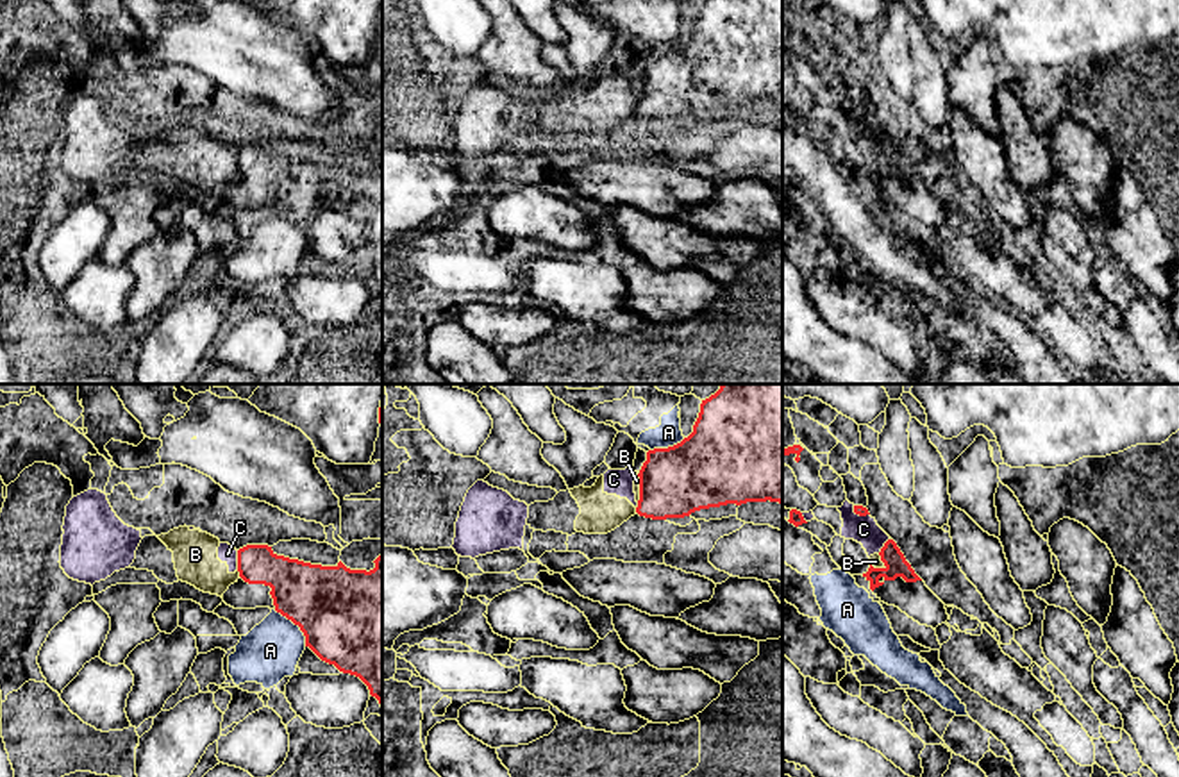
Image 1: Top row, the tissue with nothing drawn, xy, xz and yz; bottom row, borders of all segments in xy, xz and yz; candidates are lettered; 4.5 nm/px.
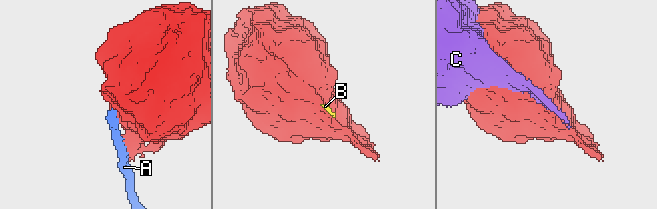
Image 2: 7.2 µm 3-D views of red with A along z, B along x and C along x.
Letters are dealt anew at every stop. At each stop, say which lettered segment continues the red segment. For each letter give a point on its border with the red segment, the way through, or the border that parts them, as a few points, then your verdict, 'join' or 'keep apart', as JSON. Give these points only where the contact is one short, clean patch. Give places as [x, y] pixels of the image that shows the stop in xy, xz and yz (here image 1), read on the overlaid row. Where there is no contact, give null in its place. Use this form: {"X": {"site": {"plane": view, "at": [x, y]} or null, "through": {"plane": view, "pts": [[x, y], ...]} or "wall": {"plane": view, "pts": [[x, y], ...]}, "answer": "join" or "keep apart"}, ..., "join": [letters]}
{"A": {"site": {"plane": "xy", "at": [295, 624]}, "answer": "keep apart"}, "B": {"site": {"plane": "yz", "at": [881, 559]}, "answer": "keep apart"}, "C": {"site": {"plane": "xy", "at": [238, 559]}, "answer": "keep apart"}, "join": []}

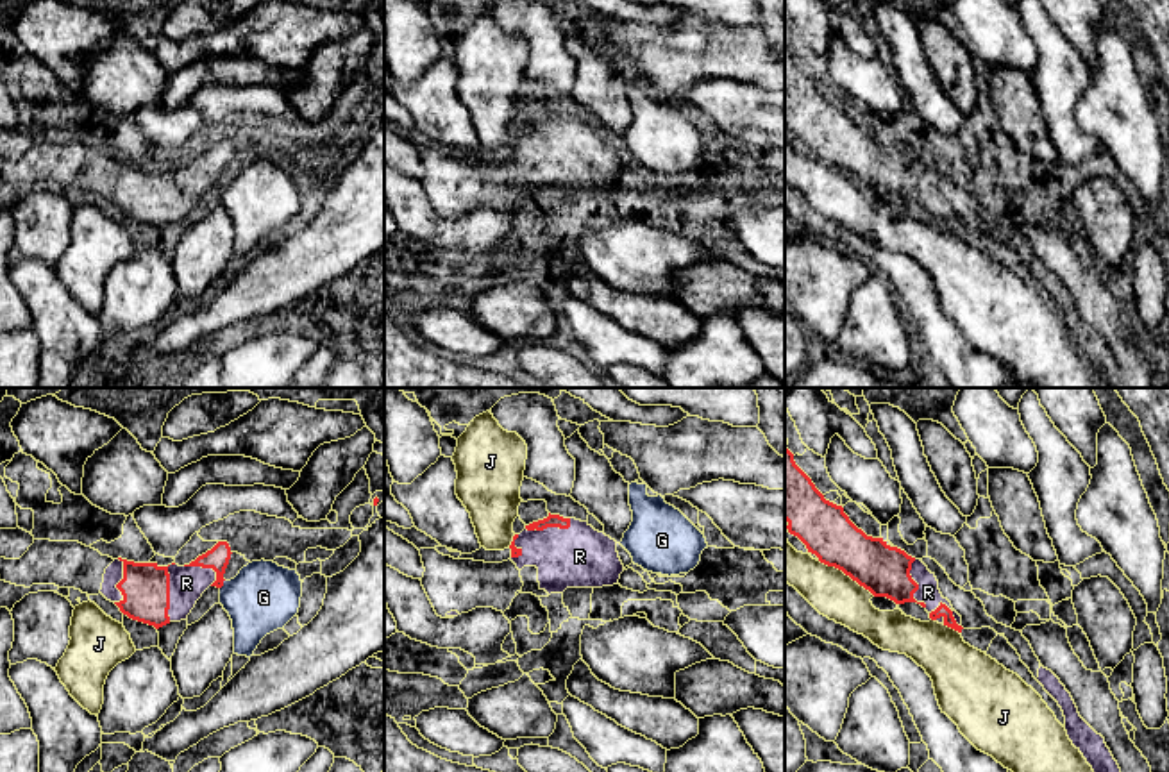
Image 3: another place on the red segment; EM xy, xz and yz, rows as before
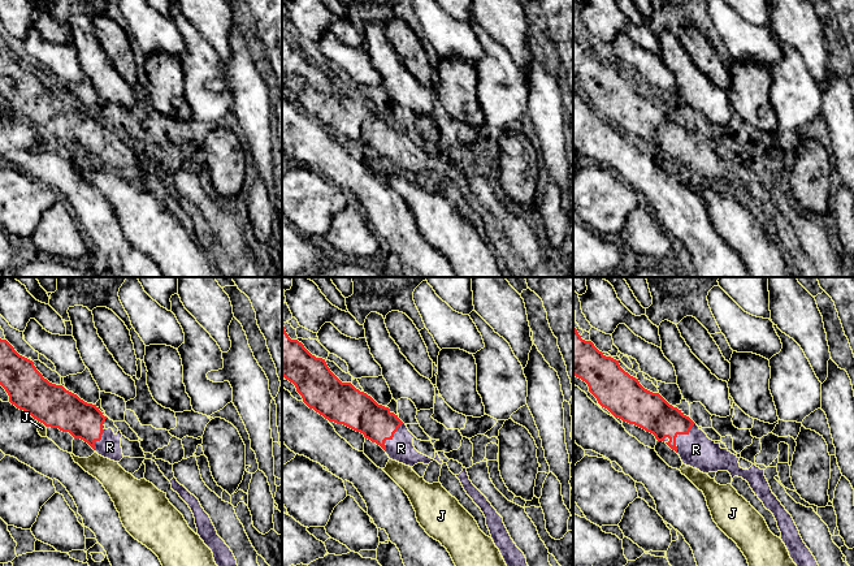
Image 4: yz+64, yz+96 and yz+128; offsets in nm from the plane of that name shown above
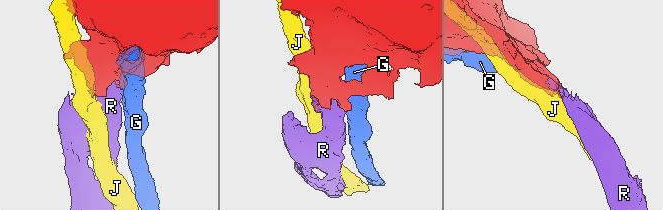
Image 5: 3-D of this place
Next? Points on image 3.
{"G": {"site": {"plane": "xy", "at": [222, 585]}, "answer": "keep apart"}, "J": {"site": {"plane": "yz", "at": [848, 574]}, "answer": "keep apart"}, "R": {"site": {"plane": "xy", "at": [168, 592]}, "answer": "join"}, "join": ["R"]}

